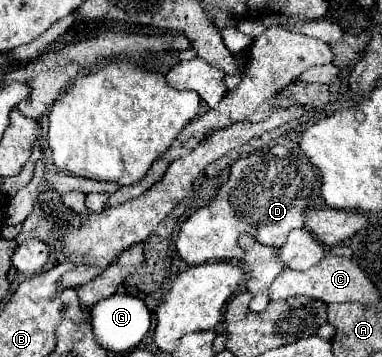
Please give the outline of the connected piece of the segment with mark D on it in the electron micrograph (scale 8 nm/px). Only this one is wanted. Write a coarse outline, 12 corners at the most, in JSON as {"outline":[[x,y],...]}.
{"outline":[[256,135],[214,201],[182,225],[188,265],[242,259],[250,233],[282,247],[304,227],[318,173]]}

